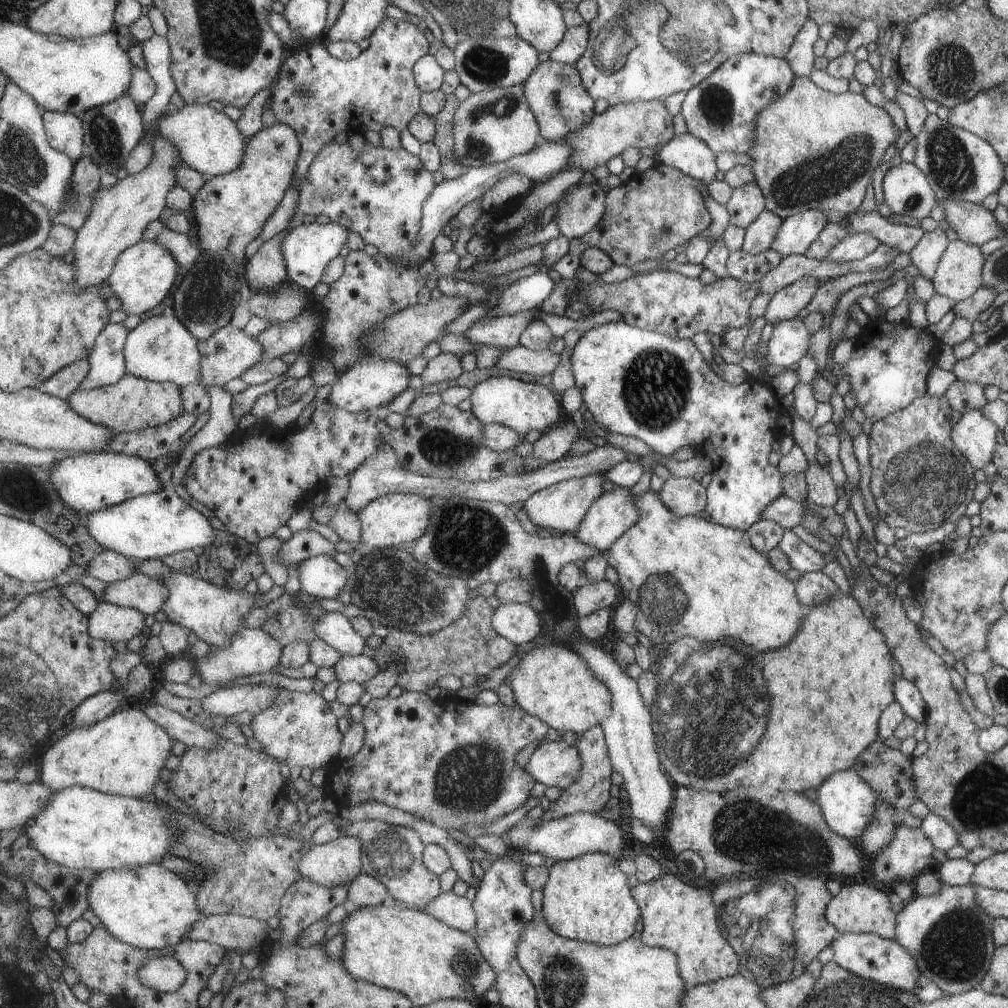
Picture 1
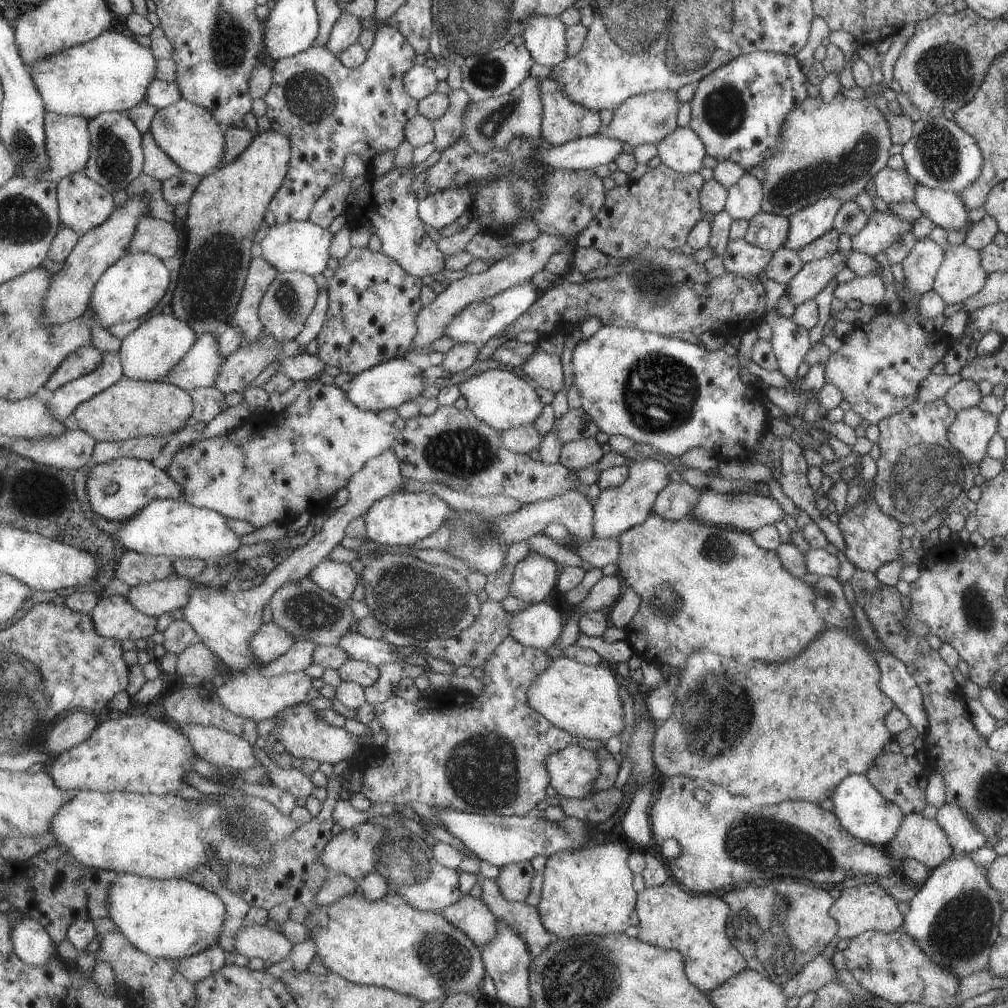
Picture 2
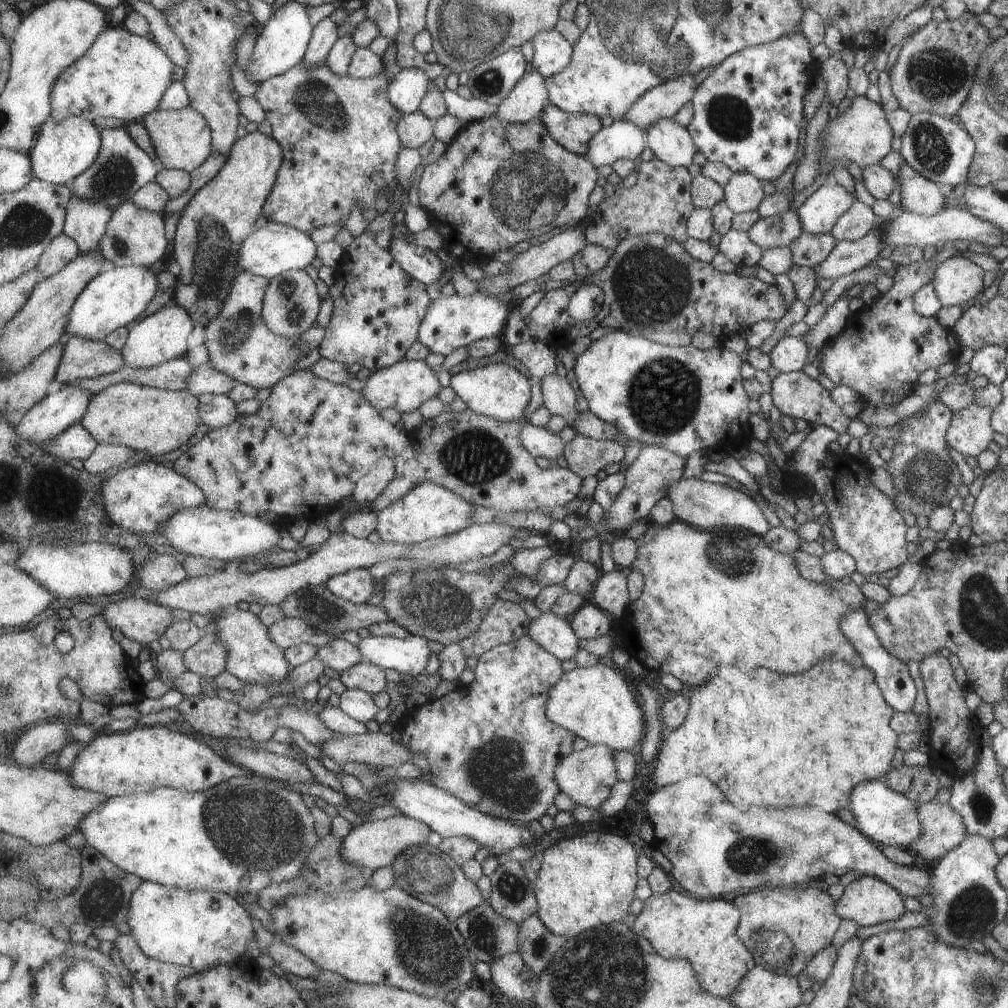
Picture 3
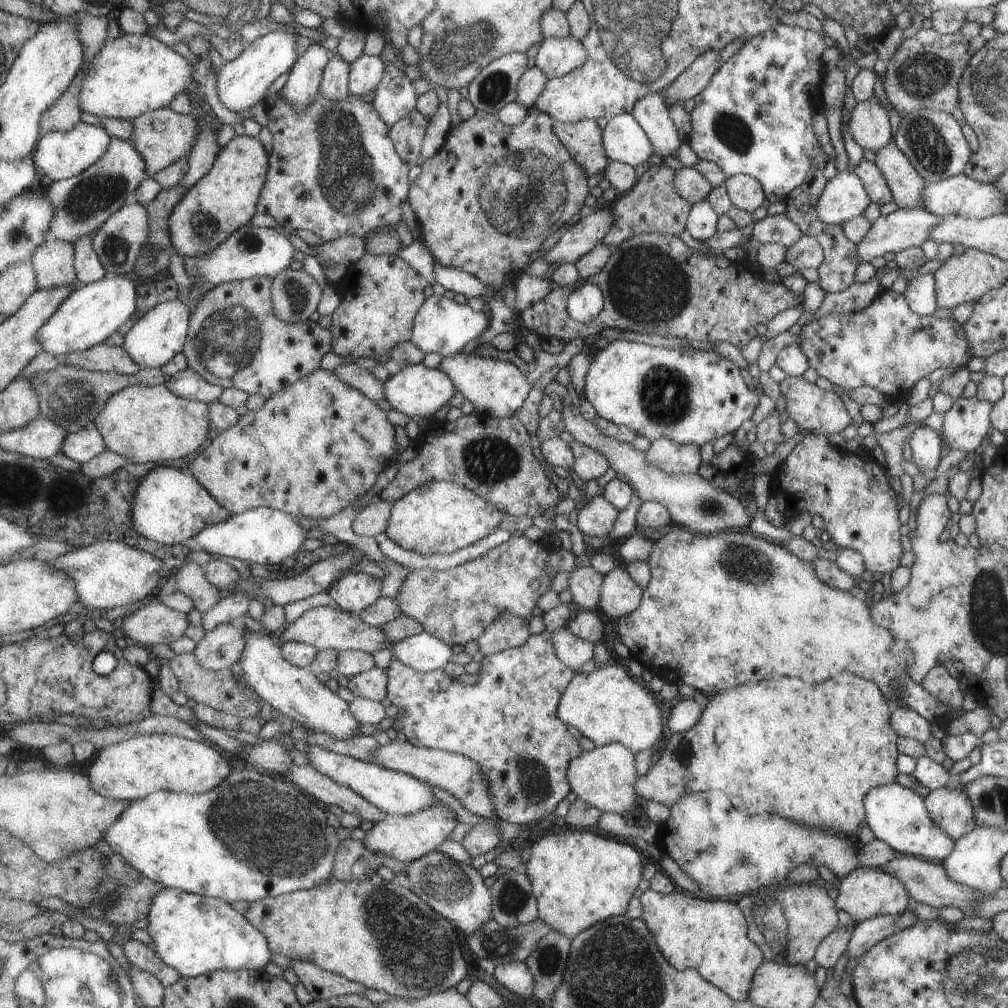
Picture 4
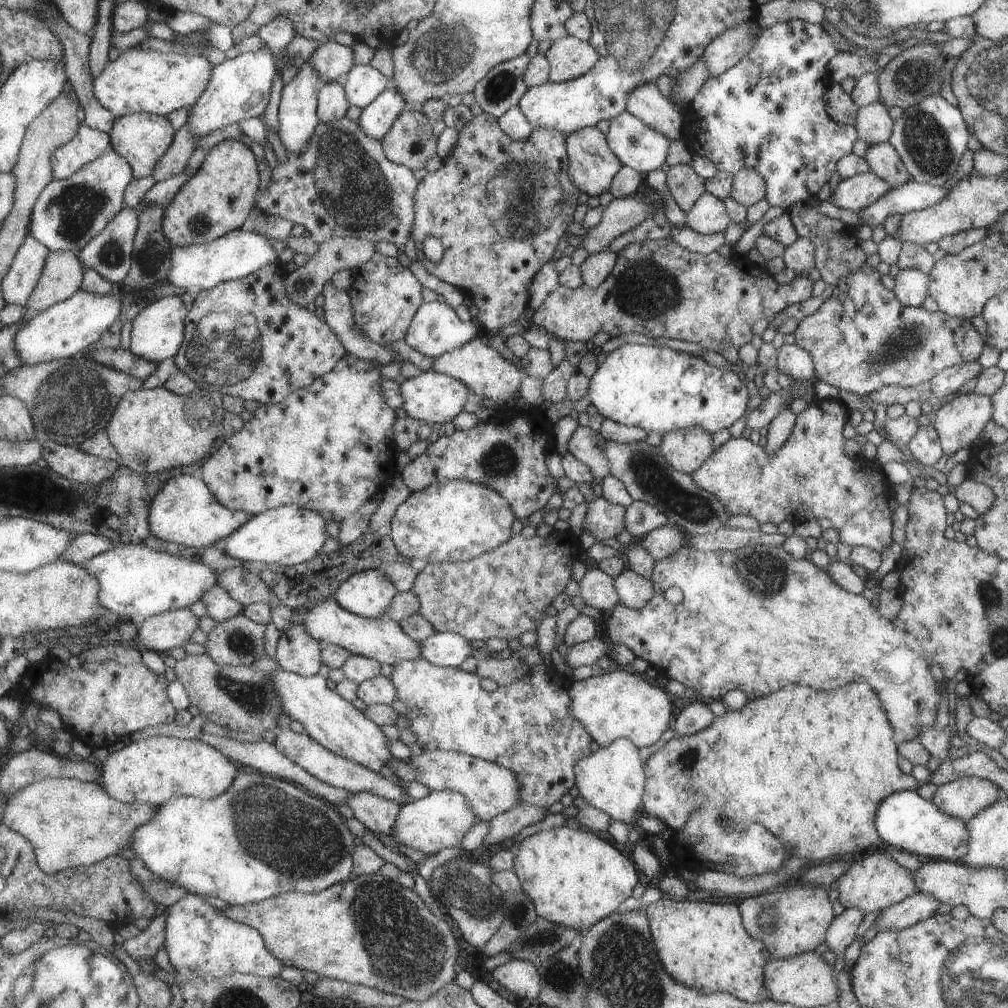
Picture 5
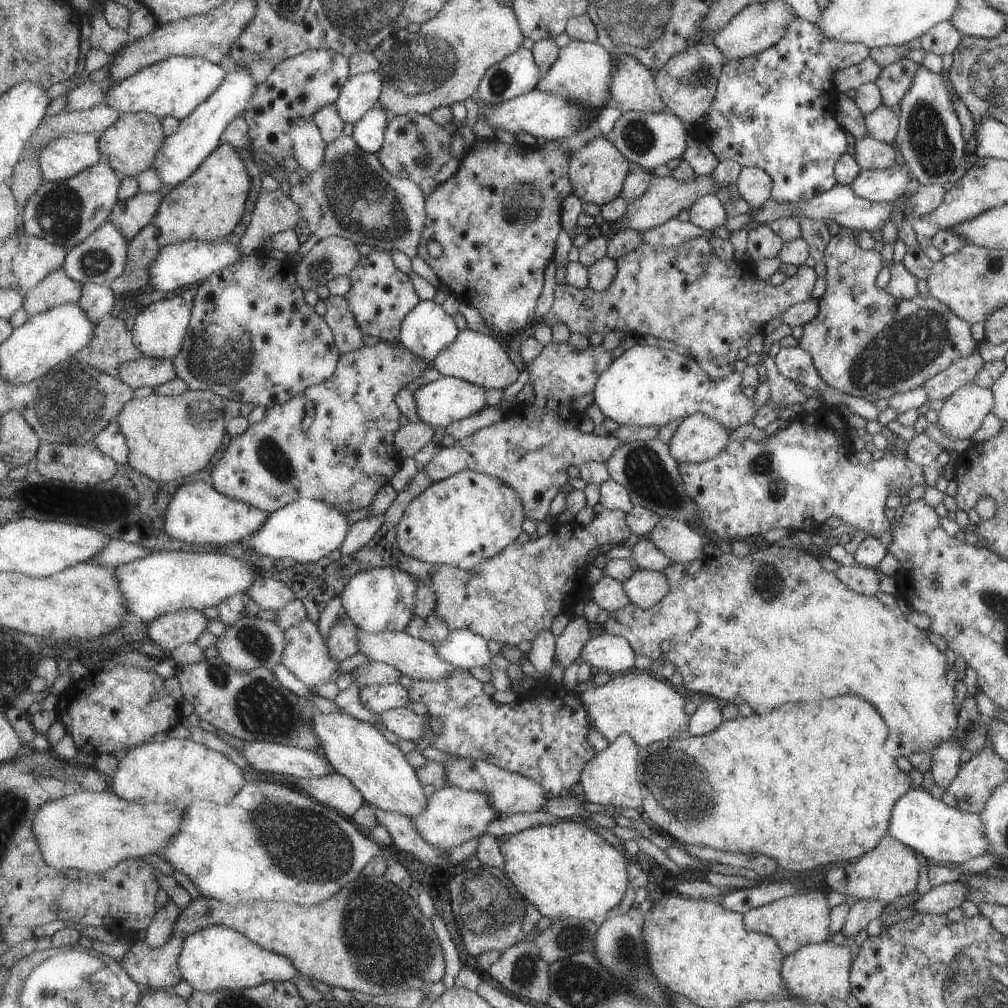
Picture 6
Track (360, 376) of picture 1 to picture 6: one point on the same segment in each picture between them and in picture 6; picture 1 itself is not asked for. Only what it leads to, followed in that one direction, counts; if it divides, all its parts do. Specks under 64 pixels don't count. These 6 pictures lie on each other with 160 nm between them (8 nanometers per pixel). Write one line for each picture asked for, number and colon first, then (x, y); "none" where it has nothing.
2: (388, 385)
3: (406, 385)
4: (418, 391)
5: (433, 397)
6: (448, 399)

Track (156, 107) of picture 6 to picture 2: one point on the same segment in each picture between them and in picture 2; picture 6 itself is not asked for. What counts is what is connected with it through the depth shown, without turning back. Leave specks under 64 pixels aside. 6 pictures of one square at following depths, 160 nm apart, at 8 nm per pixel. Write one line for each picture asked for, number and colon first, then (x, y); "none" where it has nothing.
2: (112, 73)
3: (124, 75)
4: (134, 74)
5: (138, 80)

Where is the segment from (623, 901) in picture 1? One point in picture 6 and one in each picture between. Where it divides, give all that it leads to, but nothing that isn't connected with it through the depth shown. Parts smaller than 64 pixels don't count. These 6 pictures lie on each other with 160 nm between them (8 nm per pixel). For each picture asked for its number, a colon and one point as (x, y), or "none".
2: (587, 891)
3: (586, 882)
4: (579, 878)
5: (575, 879)
6: (567, 870)

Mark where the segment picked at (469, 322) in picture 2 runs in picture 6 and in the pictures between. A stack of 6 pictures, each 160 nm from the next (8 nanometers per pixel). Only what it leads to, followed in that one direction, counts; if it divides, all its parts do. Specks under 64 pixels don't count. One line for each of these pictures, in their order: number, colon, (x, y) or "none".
3: (452, 322)
4: (444, 326)
5: (436, 329)
6: (428, 329)

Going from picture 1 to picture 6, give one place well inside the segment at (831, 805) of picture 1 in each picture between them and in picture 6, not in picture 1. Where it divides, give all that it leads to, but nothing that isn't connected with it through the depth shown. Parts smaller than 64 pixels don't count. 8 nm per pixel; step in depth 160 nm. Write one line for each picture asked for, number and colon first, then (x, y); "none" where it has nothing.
2: (857, 804)
3: (881, 814)
4: (897, 816)
5: (904, 820)
6: (945, 835)

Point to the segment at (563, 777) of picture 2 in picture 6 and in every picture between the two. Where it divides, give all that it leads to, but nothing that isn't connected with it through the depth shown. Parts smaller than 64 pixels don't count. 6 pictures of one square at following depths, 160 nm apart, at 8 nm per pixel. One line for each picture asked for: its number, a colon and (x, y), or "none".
3: (587, 776)
4: (604, 776)
5: (611, 779)
6: (610, 779)

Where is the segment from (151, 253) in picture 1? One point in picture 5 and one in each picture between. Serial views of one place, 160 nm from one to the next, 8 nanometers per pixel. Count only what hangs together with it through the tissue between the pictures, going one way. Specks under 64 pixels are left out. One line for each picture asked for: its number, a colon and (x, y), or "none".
2: (134, 285)
3: (115, 298)
4: (92, 313)
5: (66, 329)

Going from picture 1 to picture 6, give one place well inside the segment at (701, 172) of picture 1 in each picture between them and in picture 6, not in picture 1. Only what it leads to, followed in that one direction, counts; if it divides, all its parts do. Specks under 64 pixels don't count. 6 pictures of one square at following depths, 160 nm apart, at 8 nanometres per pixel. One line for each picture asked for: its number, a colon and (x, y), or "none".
2: (681, 150)
3: (670, 143)
4: (650, 112)
5: (645, 102)
6: (632, 88)

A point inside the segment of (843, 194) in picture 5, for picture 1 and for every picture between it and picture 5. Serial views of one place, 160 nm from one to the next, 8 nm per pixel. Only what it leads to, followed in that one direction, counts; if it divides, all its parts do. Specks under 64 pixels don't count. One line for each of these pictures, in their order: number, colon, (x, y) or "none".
1: (796, 233)
2: (813, 221)
3: (818, 213)
4: (843, 197)

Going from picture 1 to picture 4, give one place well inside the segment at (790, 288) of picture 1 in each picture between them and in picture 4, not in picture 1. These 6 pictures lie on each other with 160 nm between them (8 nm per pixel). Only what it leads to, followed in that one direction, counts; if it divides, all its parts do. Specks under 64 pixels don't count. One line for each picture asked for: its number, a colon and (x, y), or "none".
2: (812, 276)
3: (847, 256)
4: (905, 227)

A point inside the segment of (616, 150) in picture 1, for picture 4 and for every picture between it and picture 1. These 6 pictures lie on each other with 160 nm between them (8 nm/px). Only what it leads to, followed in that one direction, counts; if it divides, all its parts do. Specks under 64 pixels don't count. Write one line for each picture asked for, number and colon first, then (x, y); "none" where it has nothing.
2: (645, 118)
3: (664, 101)
4: (695, 78)

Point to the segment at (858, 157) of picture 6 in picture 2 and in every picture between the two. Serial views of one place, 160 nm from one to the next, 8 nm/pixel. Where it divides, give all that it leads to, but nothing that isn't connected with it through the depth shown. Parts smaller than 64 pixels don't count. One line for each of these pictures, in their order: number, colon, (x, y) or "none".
2: (945, 209)
3: (919, 196)
4: (906, 186)
5: (882, 158)

